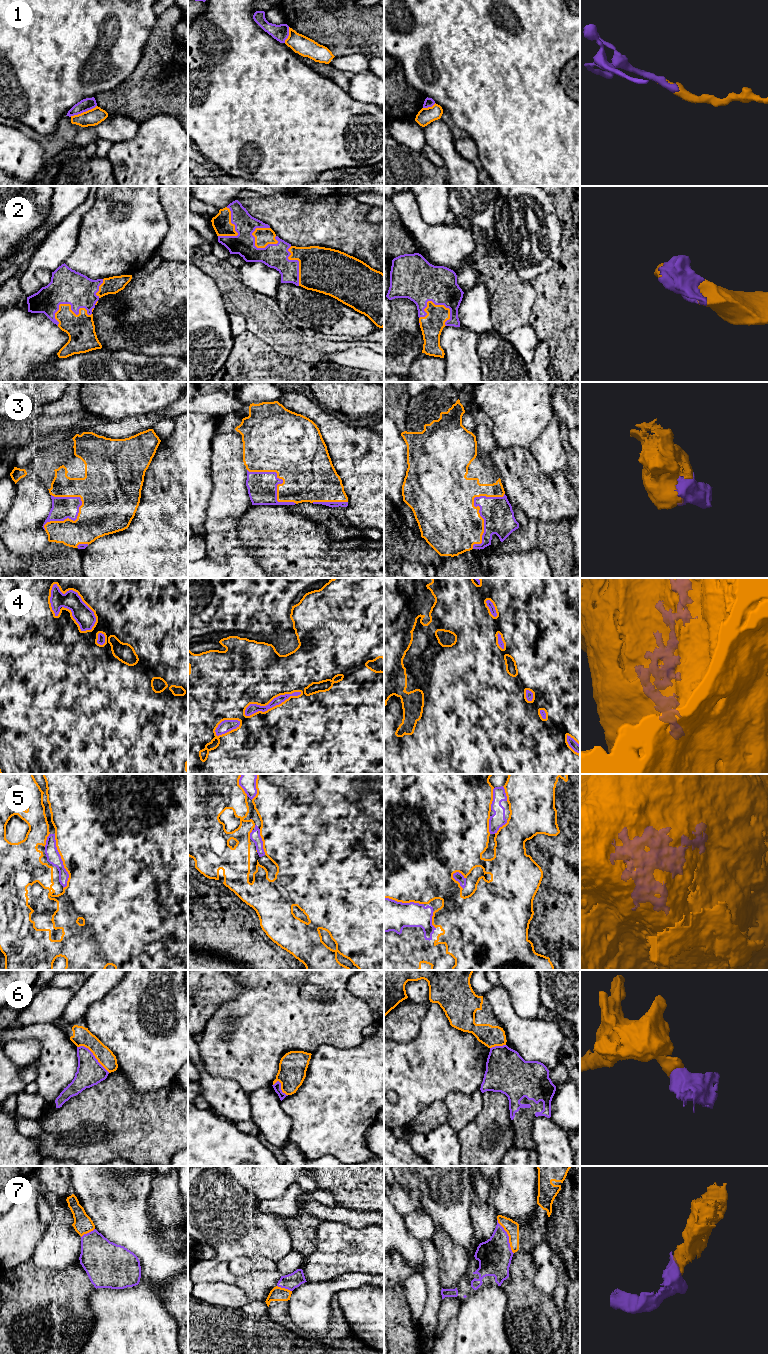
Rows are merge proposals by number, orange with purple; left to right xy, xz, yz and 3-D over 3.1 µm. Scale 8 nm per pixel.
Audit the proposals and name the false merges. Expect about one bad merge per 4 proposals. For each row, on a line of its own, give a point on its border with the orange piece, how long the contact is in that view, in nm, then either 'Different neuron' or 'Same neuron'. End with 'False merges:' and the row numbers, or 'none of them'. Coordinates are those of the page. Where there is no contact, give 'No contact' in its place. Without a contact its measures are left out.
1: Touches orange at xy (83, 112). Shared border 240 nm. Different neuron
2: Touches orange at xy (70, 307). Shared border 300 nm. Same neuron
3: Touches orange at yz (479, 509). Shared border 500 nm. Same neuron
4: Touches orange at xy (82, 600). Shared border 480 nm. Same neuron
5: Touches orange at xy (62, 860). Shared border 440 nm. Same neuron
6: Touches orange at xy (93, 1054). Shared border 340 nm. Different neuron
7: Touches orange at yz (508, 1235). Shared border 300 nm. Same neuron
False merges: 1, 6

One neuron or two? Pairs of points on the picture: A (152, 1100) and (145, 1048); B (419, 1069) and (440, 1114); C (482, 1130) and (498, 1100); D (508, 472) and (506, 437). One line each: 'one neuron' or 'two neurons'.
A: two neurons
B: two neurons
C: one neuron
D: two neurons

